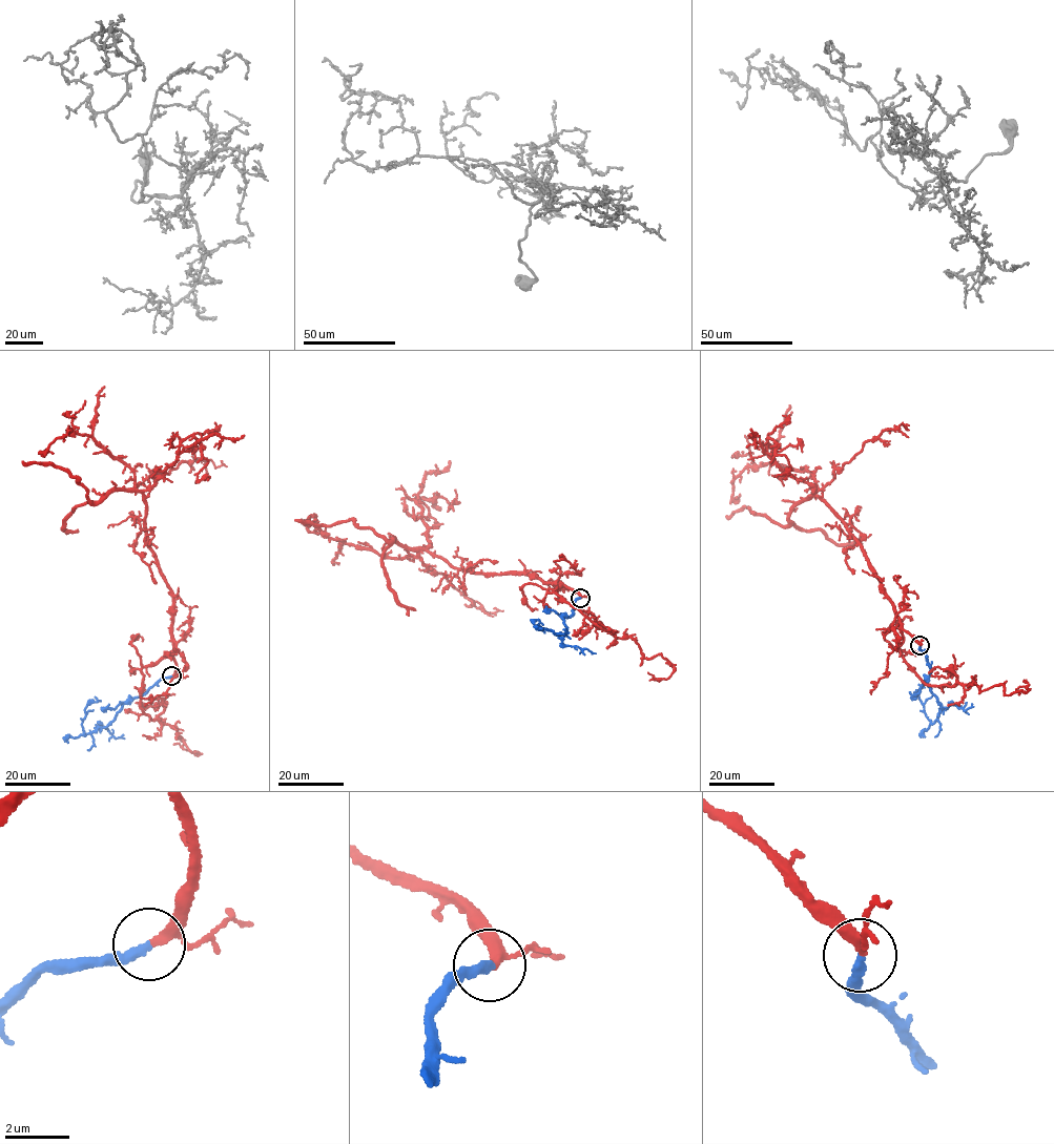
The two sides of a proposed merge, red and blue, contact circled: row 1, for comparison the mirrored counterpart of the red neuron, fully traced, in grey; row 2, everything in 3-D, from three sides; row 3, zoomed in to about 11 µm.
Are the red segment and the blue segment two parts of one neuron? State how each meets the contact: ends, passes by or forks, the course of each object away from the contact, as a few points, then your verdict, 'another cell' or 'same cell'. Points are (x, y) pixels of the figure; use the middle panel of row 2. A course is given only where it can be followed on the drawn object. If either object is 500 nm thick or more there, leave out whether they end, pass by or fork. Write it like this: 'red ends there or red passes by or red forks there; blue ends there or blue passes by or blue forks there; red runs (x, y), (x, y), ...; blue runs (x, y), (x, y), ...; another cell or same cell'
red passes by; blue ends there; red runs (580, 598), (522, 574), (454, 567), (427, 550), (380, 556), (330, 538), (310, 516), (309, 525); blue runs (580, 598), (571, 616), (561, 617), (566, 628), (564, 633), (557, 635), (533, 624), (539, 619), (535, 626); same cell

